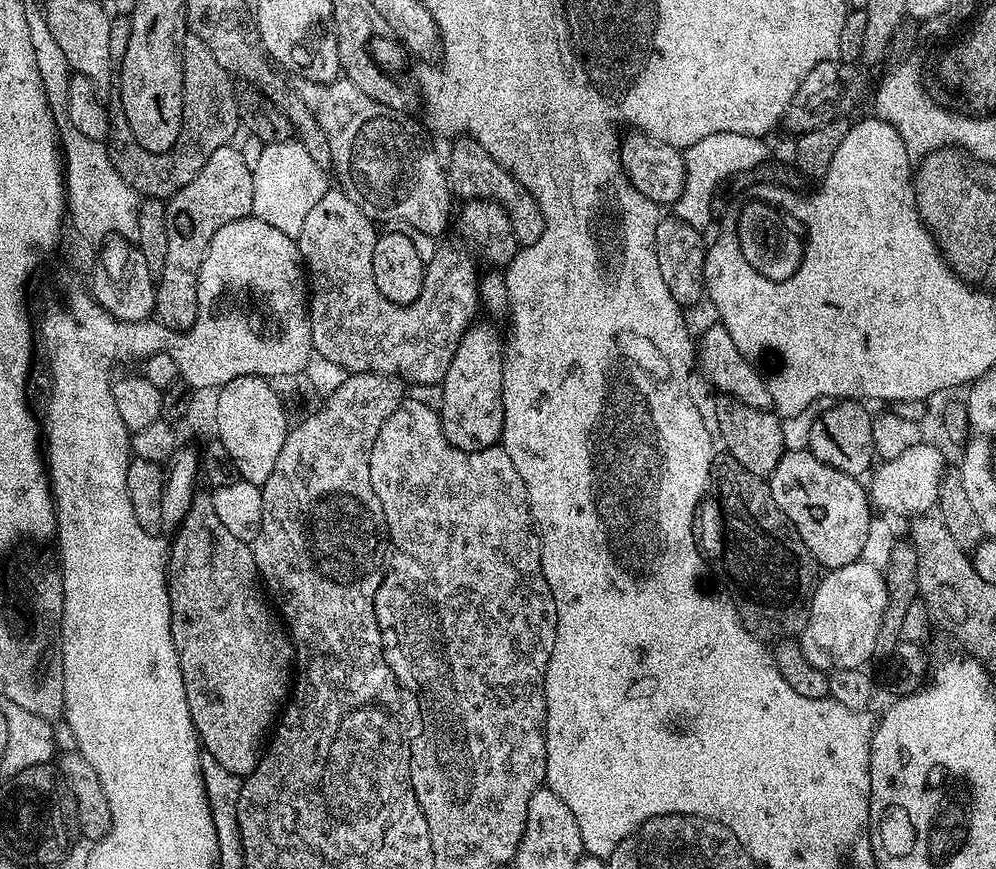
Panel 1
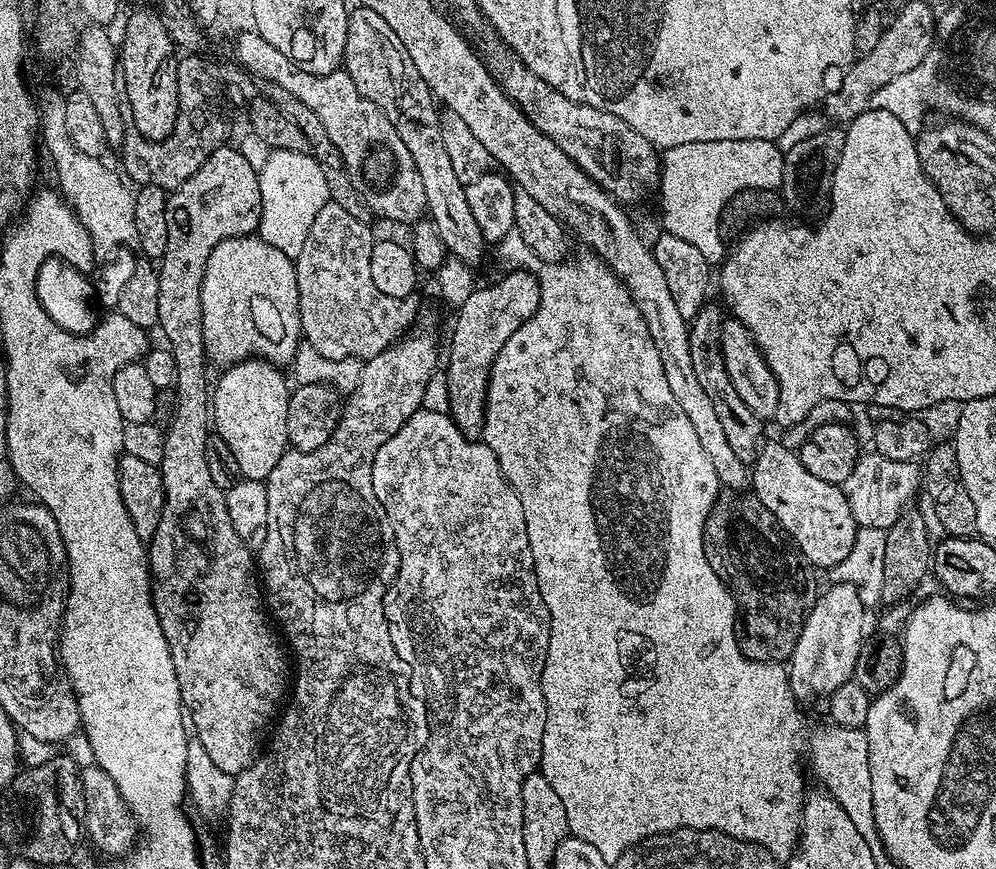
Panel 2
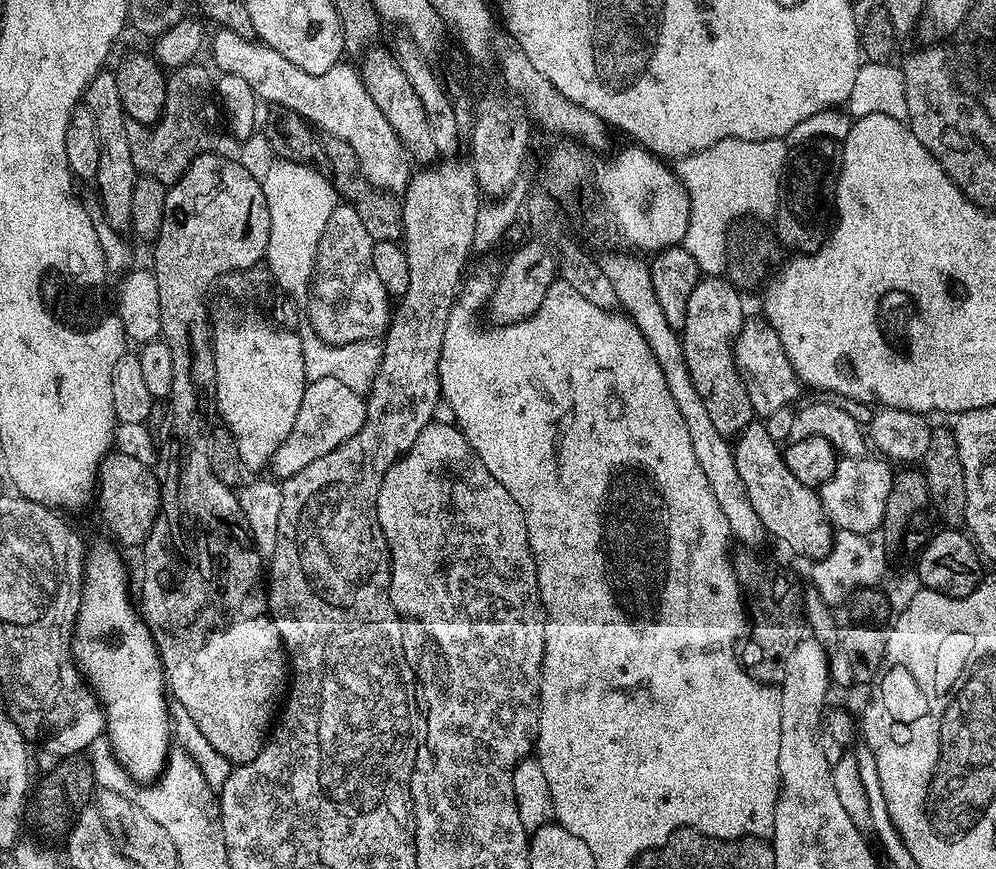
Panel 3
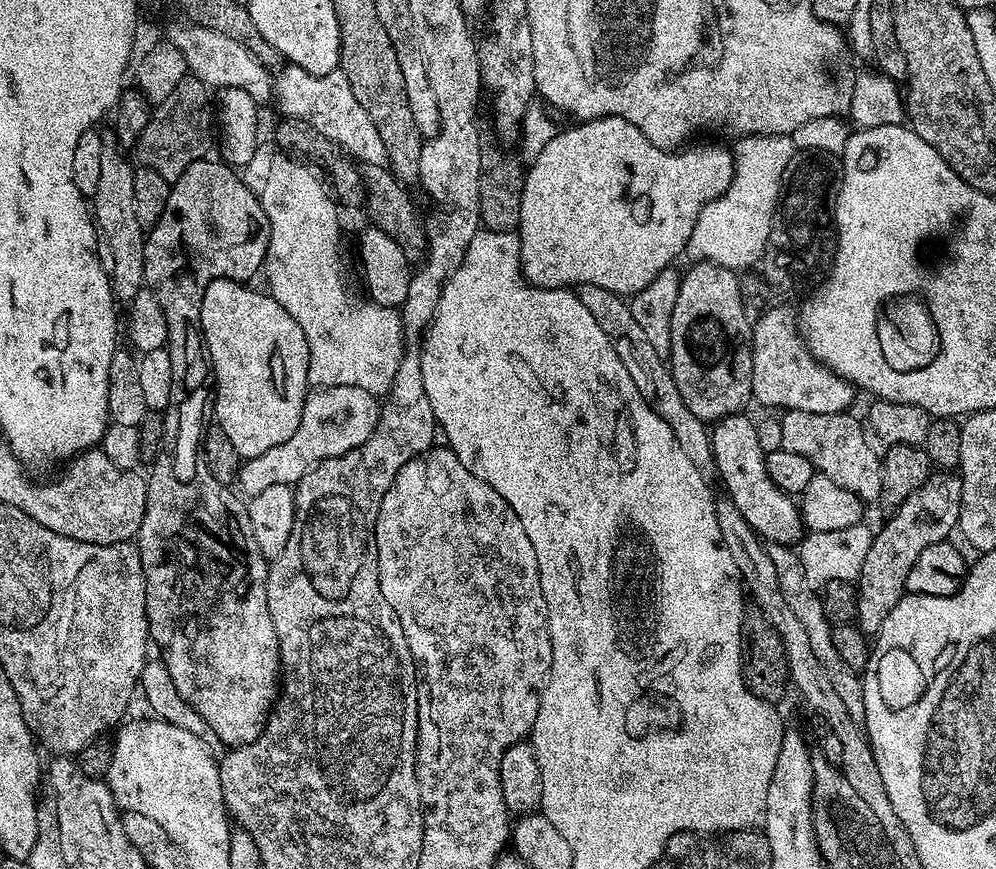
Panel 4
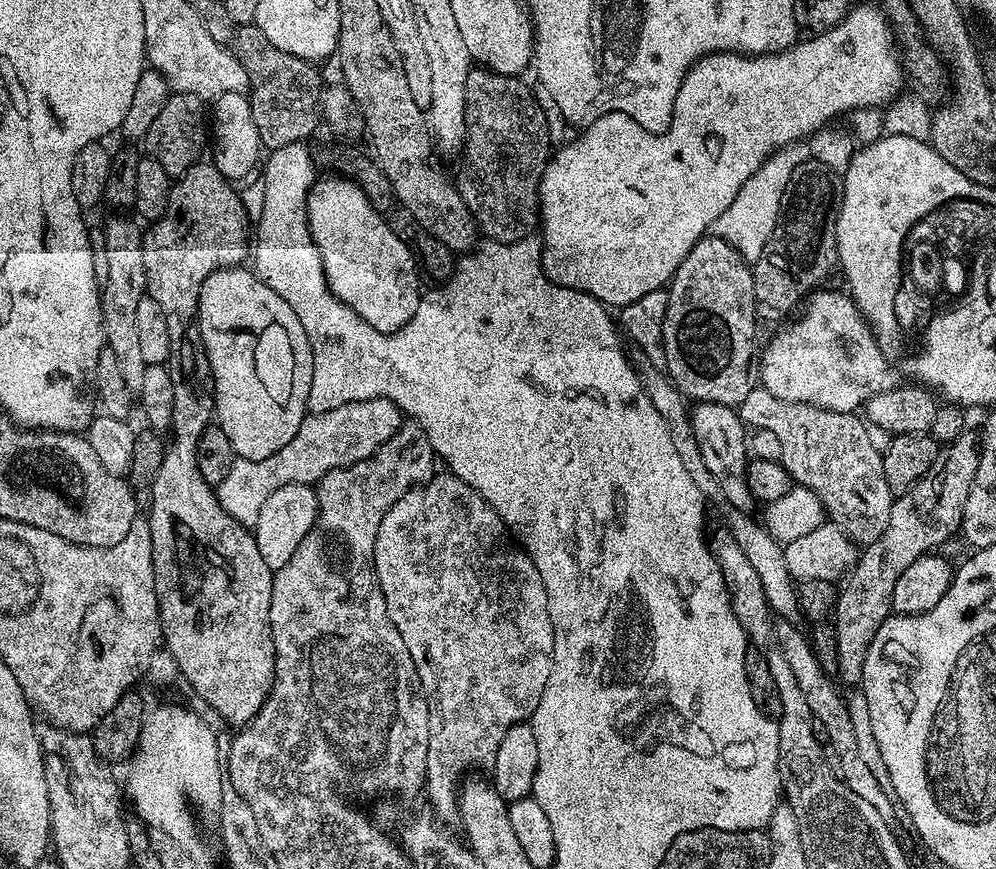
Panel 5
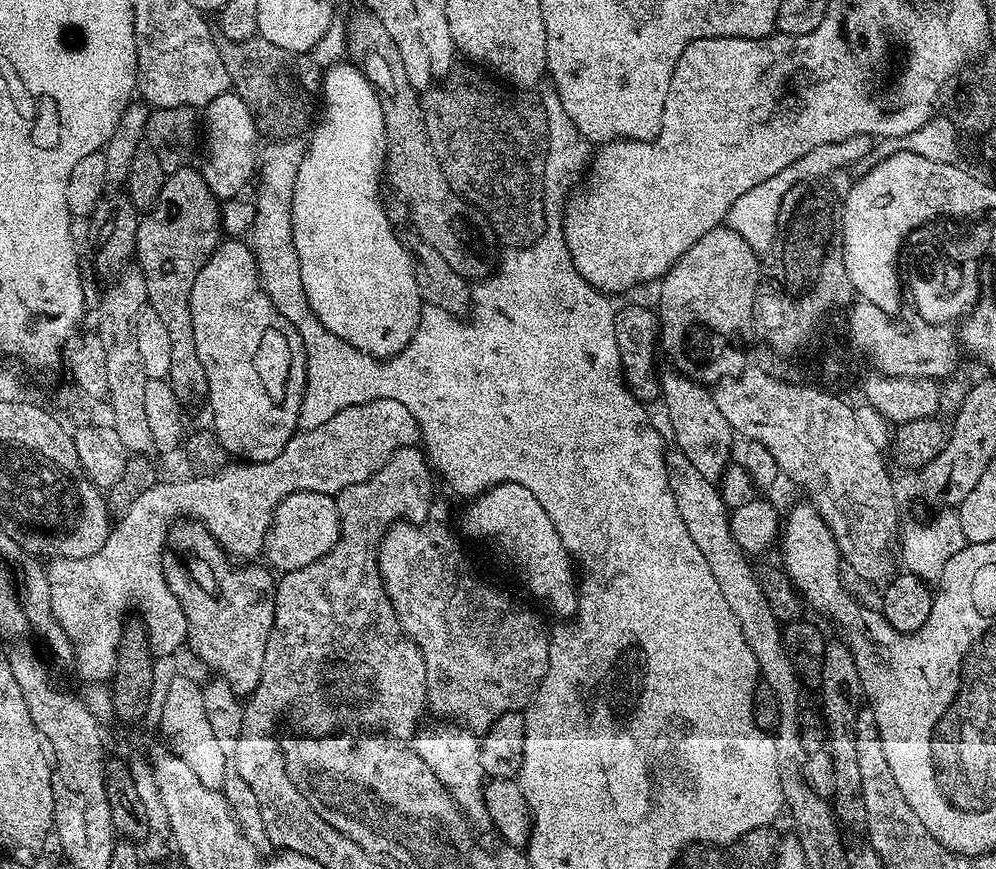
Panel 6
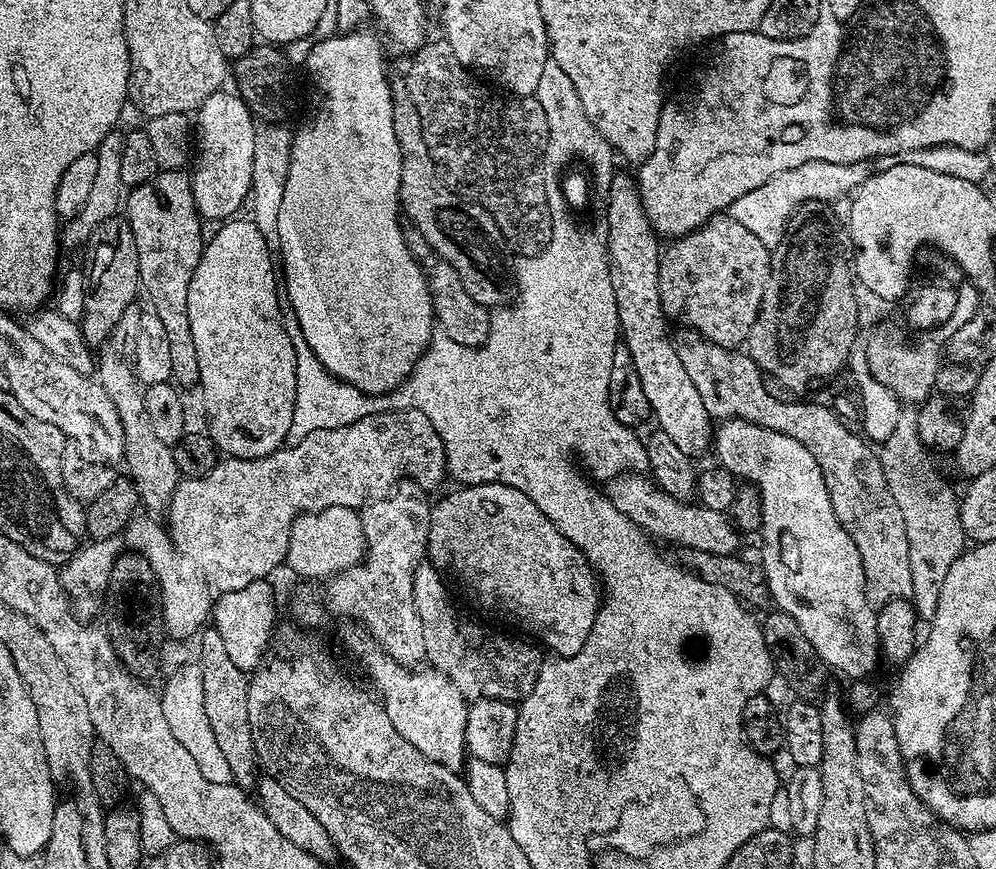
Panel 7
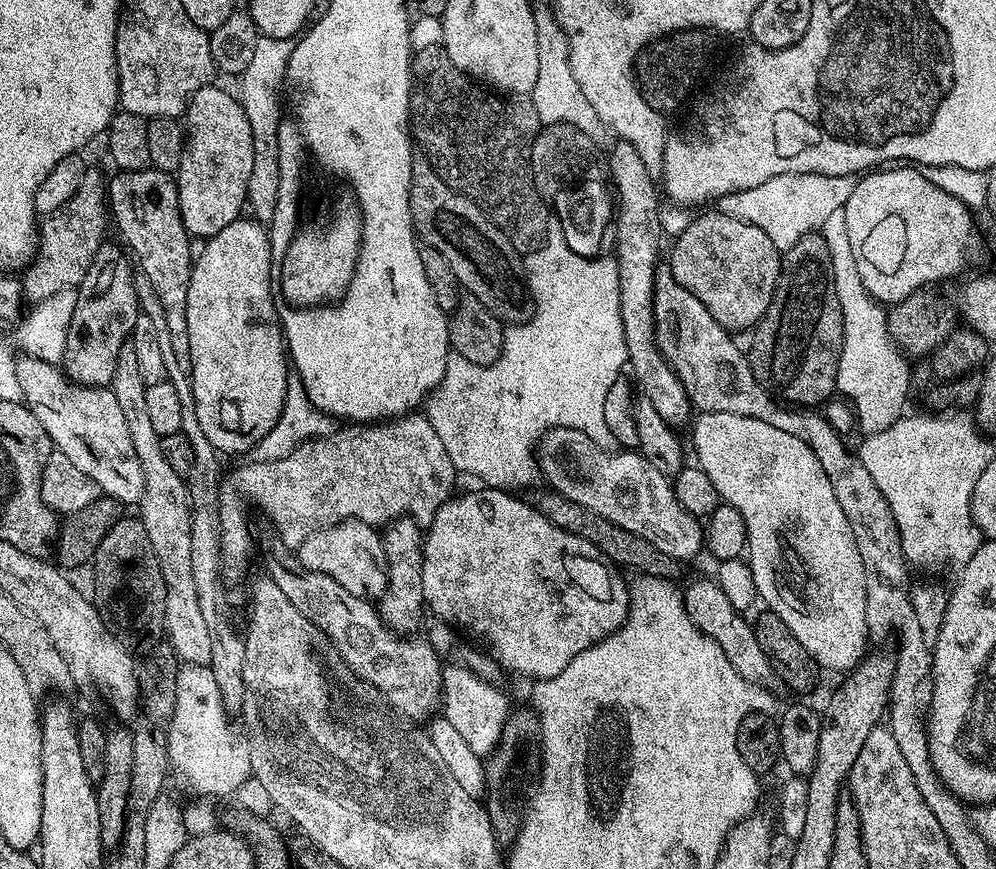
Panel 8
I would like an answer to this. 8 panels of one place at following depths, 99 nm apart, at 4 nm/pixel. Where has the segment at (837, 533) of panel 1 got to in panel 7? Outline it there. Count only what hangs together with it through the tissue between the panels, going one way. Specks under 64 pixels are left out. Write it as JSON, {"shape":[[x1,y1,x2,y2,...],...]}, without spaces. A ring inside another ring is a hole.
{"shape":[[613,175,607,181,606,187,608,187,608,228,606,227,608,269,610,282,614,286,616,295,622,342,630,350,634,370,638,370,638,378,642,378,642,390,646,393,646,402,650,402,652,407,652,416,654,421,656,420,655,427,666,433,676,443,678,450,682,450,682,454,699,458,707,448,709,451,713,443,714,417,706,410,706,405,702,402,702,394,698,394,698,389,695,388,690,374,686,374,686,366,682,366,682,358,678,358,677,341,668,337,669,321,664,315,662,298,658,290,658,266,662,255,661,241,646,214,644,203,640,201,640,190,636,187,636,181,631,175]]}

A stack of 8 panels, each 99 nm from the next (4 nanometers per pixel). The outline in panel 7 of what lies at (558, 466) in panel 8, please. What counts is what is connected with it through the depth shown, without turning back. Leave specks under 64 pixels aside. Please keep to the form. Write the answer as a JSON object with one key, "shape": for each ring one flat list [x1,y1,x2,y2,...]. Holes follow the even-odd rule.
{"shape":[[621,474,607,485,606,495,618,510,622,510,622,514,626,514,626,518,633,520,657,541,669,540,680,548,709,551,716,555,730,555,741,551,742,533,725,513,697,506,692,502,675,500,647,475]]}

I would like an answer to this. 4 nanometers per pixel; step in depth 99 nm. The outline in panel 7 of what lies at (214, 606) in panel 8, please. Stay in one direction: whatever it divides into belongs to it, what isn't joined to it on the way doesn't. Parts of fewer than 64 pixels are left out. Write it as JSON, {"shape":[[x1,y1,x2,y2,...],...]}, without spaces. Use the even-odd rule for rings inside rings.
{"shape":[[208,626,199,633,200,657,198,663,202,670,202,702,206,705,206,719,210,722,210,730,214,730,214,739,218,742,218,747,222,749,222,755,226,758,226,763,230,766,230,774,238,787,251,789,252,775,258,772,258,761,254,750,254,738,250,734,250,698,248,697,249,673,238,670,230,658,230,653,226,651,226,646,222,642,222,634,218,634,215,626]]}

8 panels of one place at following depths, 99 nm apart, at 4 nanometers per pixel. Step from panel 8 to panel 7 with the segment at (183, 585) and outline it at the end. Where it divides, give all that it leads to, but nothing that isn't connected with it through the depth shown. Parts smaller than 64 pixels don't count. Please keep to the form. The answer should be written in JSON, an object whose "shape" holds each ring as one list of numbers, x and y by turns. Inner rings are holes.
{"shape":[[139,307,127,308,118,318,114,330,110,330,110,334,105,338,103,344,99,345,98,382,106,390,110,402,114,402,114,410,118,410,118,418,122,424,122,434,124,435,122,464,123,467,128,467,127,475,131,477,132,485,140,495,140,504,143,507,148,507,149,513,160,514,167,509,182,477,174,462,172,448,154,435,154,430,150,426,150,418,146,418,144,413,144,388,136,377,136,363,134,362,140,314]]}

